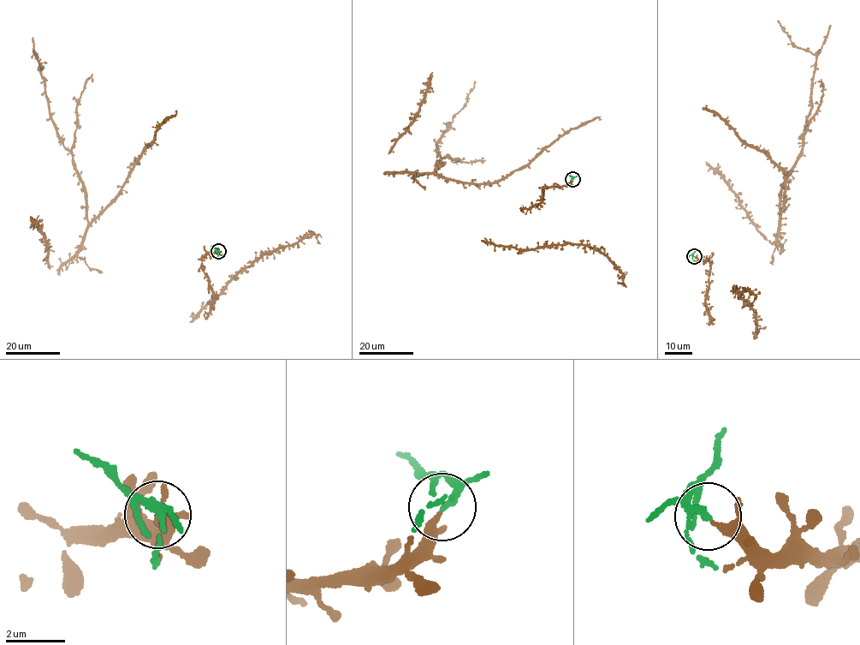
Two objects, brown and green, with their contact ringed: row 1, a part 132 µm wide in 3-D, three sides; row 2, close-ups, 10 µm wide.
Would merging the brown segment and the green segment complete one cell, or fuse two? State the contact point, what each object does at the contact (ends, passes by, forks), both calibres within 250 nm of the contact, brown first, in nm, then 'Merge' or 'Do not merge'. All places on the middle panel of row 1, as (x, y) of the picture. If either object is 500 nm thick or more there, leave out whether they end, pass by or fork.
Place: (572, 179). At the ring brown passes by. At the ring green forks. Thickness 220 nm (brown) against 150 nm. Do not merge

